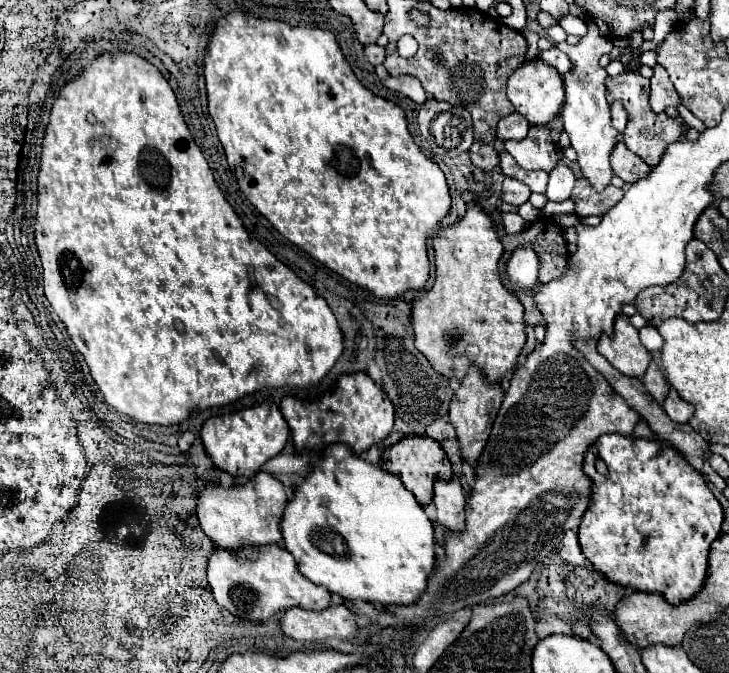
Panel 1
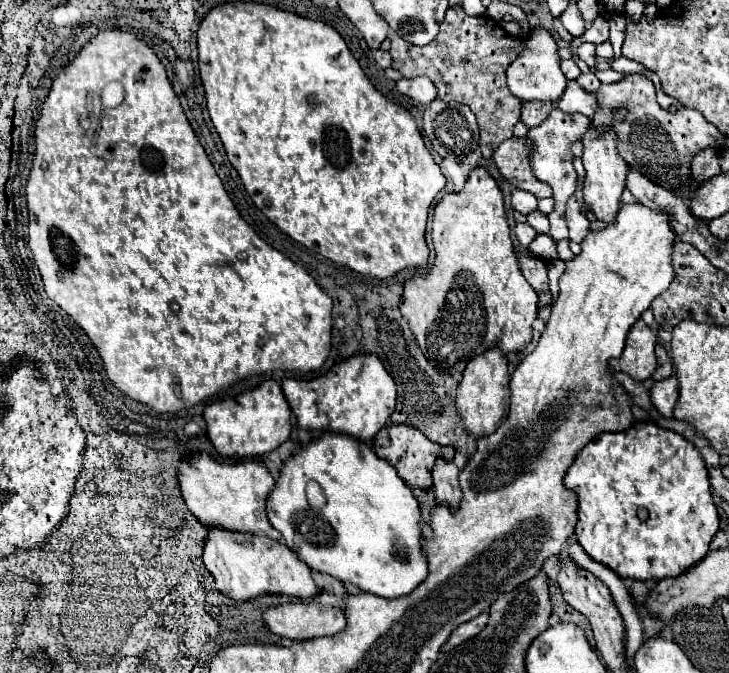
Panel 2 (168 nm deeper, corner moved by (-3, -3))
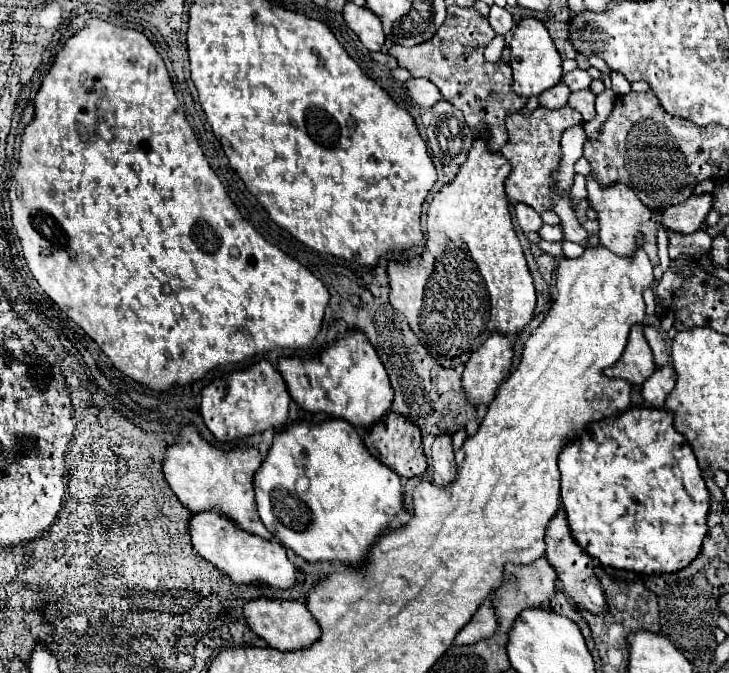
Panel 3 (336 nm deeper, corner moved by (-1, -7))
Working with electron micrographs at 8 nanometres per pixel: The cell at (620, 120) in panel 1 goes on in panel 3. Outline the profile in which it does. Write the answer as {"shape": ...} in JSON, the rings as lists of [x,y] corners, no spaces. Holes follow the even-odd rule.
{"shape":[[[582,89],[582,91],[572,91],[568,97],[568,105],[574,107],[584,121],[592,121],[596,117],[596,109],[594,109],[594,101],[596,95],[590,89]]]}

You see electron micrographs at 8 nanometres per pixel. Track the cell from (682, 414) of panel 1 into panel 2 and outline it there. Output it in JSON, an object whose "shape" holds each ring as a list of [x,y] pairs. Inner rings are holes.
{"shape":[[[670,375],[668,379],[654,381],[650,387],[650,399],[654,407],[660,411],[664,417],[672,417],[672,409],[678,401],[678,381],[676,375]]]}

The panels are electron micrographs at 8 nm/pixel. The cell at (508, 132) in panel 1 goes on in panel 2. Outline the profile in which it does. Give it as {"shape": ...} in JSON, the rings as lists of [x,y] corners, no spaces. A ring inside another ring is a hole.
{"shape":[[[528,101],[522,107],[522,121],[526,127],[536,127],[540,123],[546,121],[546,117],[550,115],[550,111],[554,109],[552,103],[540,103],[540,101]]]}

